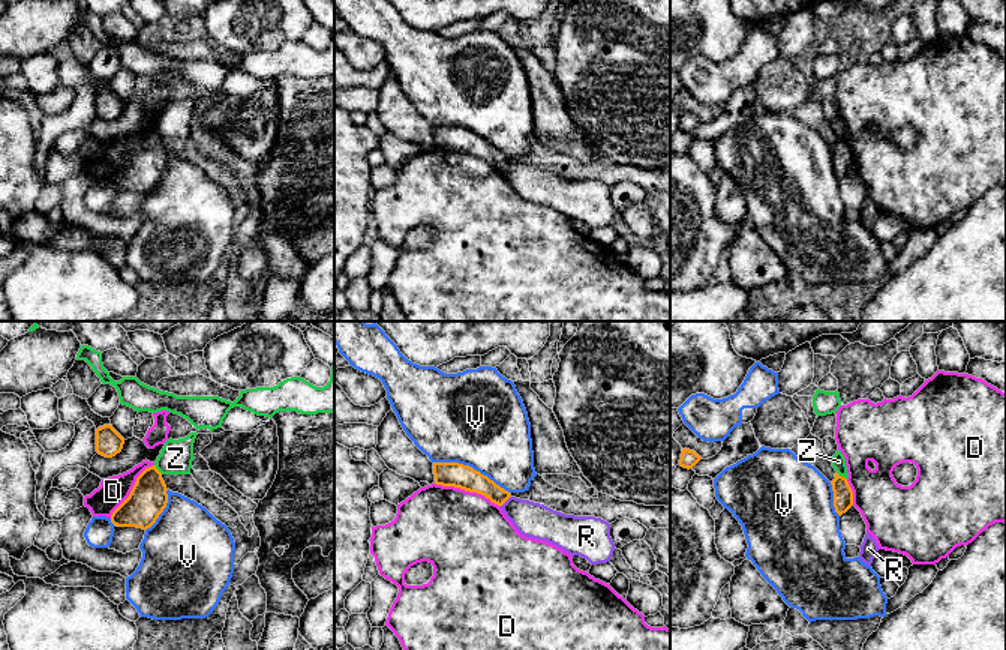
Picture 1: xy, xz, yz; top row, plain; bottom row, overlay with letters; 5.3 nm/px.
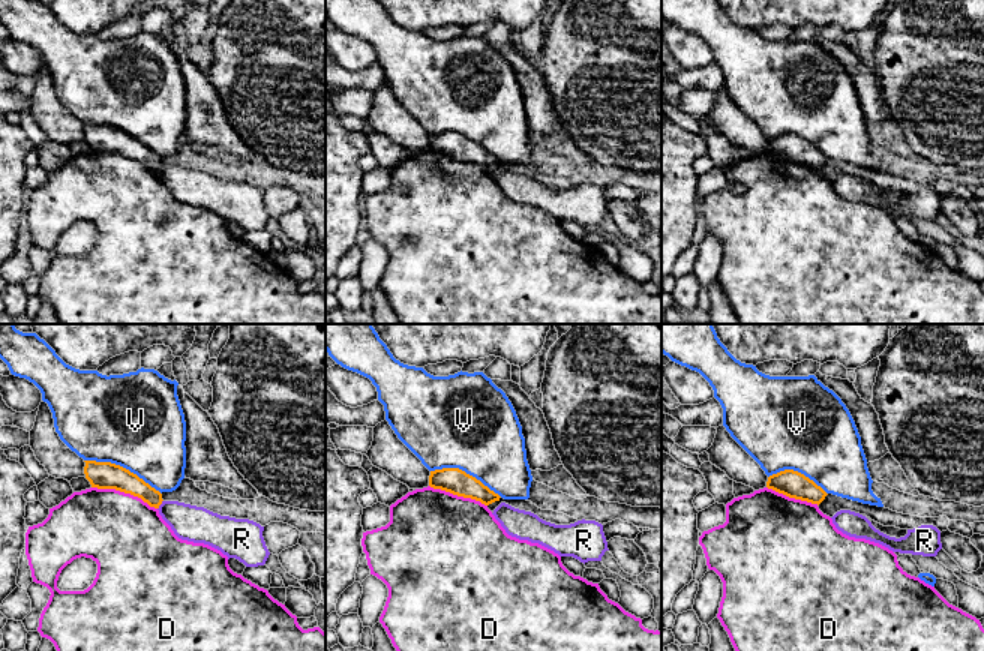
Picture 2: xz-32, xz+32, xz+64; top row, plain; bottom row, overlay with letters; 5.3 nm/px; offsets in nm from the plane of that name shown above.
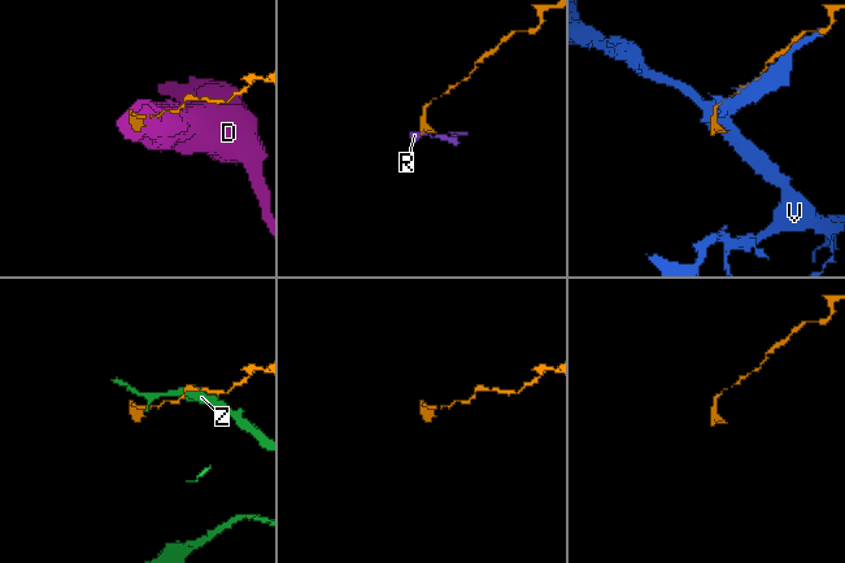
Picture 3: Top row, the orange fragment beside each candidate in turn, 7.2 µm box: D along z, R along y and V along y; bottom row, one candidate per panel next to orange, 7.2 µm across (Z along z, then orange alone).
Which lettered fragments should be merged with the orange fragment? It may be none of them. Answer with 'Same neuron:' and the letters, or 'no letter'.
Same neuron: no letter

